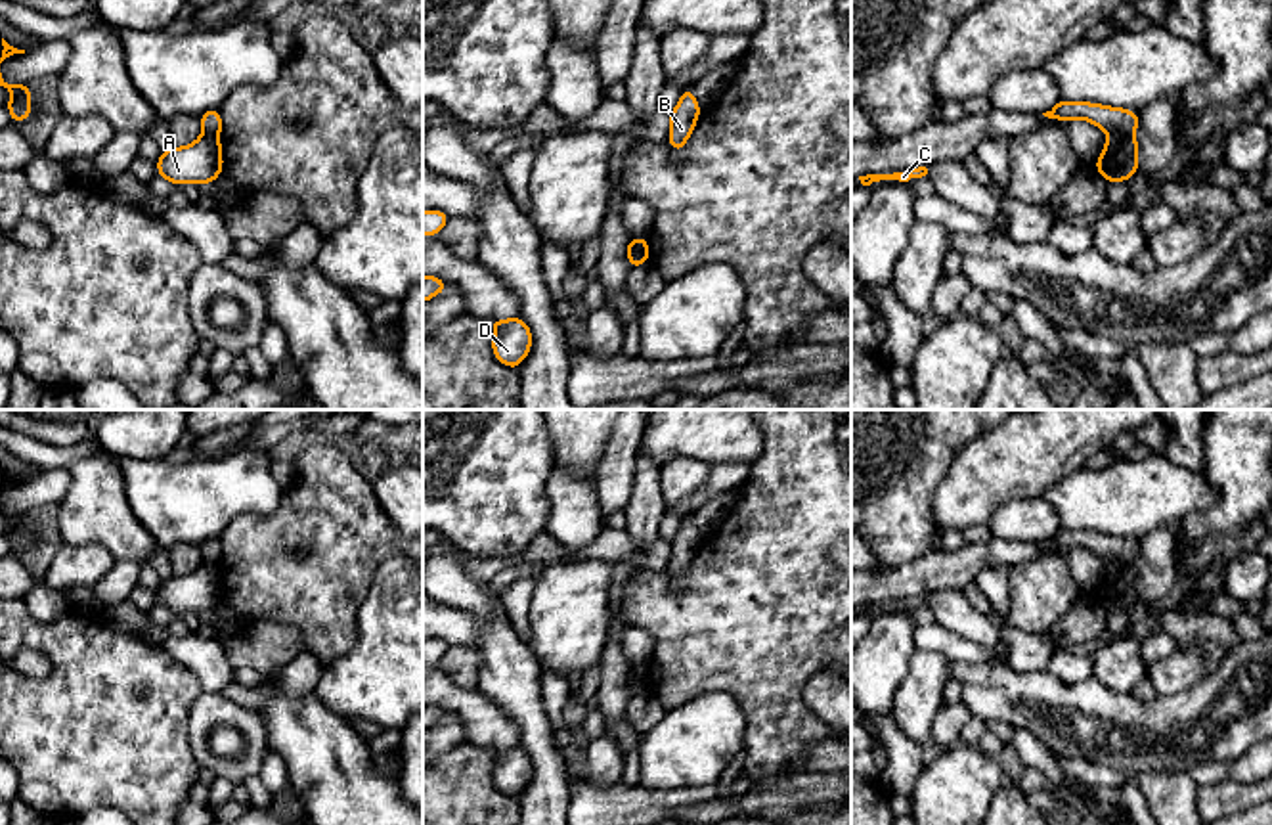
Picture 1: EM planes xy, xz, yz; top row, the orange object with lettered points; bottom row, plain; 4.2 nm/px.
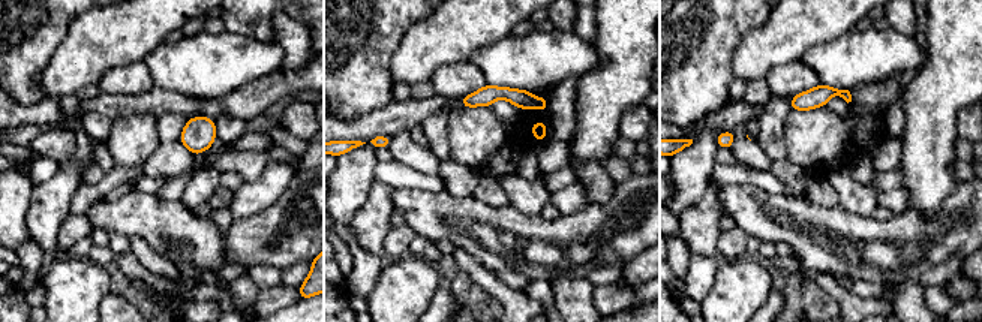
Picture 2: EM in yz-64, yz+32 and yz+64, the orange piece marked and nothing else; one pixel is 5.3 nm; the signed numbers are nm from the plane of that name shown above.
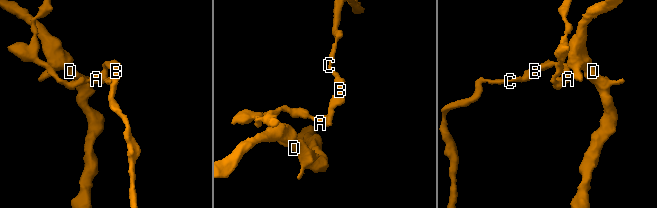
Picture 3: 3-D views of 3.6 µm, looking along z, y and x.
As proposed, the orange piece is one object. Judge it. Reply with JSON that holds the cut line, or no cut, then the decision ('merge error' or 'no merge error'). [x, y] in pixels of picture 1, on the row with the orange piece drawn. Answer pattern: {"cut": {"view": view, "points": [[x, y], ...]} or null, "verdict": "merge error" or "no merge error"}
{"cut": {"view": "yz", "points": [[1110, 133], [1131, 136]]}, "verdict": "merge error"}

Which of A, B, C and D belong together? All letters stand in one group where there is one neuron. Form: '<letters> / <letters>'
A / B C D

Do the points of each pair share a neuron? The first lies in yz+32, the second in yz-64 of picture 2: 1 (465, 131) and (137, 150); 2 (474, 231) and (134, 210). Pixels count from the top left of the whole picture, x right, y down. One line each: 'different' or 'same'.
1: same
2: same

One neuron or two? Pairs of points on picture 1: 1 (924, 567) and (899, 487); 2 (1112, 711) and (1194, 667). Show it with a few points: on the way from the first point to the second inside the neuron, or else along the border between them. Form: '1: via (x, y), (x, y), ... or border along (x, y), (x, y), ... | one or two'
1: border along (938, 546), (886, 571) | two
2: border along (1200, 680), (1179, 691), (1158, 695) | two

